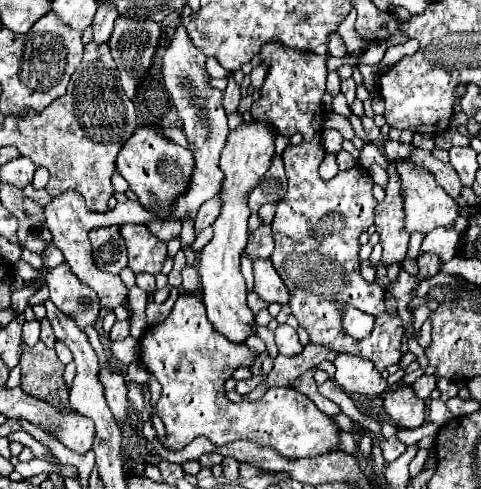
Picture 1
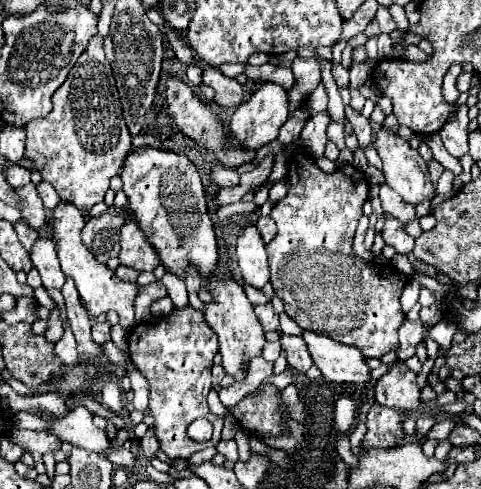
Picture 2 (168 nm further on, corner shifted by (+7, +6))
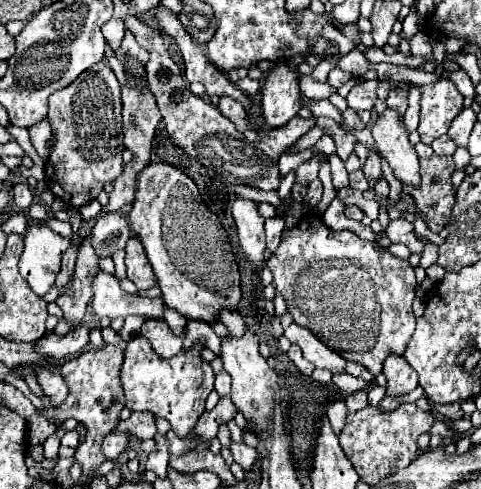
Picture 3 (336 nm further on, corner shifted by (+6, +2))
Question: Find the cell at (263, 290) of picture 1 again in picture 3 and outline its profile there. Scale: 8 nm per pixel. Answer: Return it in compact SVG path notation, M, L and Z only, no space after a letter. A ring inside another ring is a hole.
M237 197L233 203L233 219L237 223L239 243L247 259L259 267L263 267L263 251L265 251L265 237L263 237L263 223L265 217L259 213L257 203L249 199Z

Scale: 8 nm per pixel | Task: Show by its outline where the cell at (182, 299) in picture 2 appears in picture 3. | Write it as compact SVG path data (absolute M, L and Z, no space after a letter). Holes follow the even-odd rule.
M188 320L187 321L187 337L183 341L183 351L189 349L191 345L199 345L205 349L211 349L217 357L221 355L221 339L215 335L215 331L209 327L209 325L201 325L199 321Z

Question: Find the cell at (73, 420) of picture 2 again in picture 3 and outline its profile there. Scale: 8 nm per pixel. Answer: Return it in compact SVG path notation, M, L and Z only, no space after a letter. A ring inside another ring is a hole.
M109 433L109 437L105 437L105 441L101 443L101 449L107 459L115 461L127 449L127 443L129 443L127 433Z

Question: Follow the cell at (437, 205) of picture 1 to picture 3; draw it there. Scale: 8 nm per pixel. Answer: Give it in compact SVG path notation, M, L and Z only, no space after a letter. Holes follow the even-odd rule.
M387 107L385 113L373 123L371 133L381 155L389 161L395 177L405 185L419 185L419 157L409 143L409 131L403 117Z

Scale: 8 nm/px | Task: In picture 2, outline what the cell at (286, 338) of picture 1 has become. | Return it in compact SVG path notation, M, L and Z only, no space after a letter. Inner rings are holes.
M282 335L280 339L282 343L282 351L286 353L286 361L288 361L288 367L296 369L296 371L302 371L306 373L314 363L312 363L312 357L310 357L310 351L304 343L302 337L296 337L296 335Z

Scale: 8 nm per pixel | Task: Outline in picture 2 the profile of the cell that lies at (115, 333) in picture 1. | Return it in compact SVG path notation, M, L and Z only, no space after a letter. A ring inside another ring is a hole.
M108 321L94 323L92 325L92 337L96 337L96 341L100 341L100 345L110 341L110 323Z

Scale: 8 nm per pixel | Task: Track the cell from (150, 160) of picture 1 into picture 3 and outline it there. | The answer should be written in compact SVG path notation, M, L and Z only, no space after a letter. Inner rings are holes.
M149 163L147 169L141 171L141 177L137 177L137 197L129 213L129 225L147 251L157 283L161 287L165 307L175 309L185 319L195 319L203 323L217 321L221 311L225 309L237 311L241 301L241 281L227 233L218 217L205 207L203 199L199 197L197 185L183 171L167 163Z

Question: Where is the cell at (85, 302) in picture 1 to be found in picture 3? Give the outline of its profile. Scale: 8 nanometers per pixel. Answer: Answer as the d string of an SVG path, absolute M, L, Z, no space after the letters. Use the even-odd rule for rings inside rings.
M29 223L25 231L25 249L19 261L19 273L29 283L35 295L45 295L53 285L61 269L61 257L71 245L43 223Z

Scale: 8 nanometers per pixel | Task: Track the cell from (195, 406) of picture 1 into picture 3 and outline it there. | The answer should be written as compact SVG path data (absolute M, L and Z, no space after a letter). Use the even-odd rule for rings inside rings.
M137 335L125 347L125 359L121 365L121 387L125 391L125 407L131 411L151 411L155 417L163 417L171 423L179 437L187 437L193 425L205 411L205 399L213 391L213 369L199 359L201 347L179 353L171 359L161 359L153 353L151 343Z

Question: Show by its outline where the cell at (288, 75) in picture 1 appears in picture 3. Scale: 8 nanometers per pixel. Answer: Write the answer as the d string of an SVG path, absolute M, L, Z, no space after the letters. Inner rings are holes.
M311 217L303 221L299 227L283 233L283 241L277 253L273 253L273 257L269 259L267 267L273 271L275 289L285 297L287 309L293 315L295 323L305 327L305 313L297 309L297 289L293 289L293 285L297 285L297 277L301 277L305 269L313 269L317 261L337 261L337 257L341 257L341 261L357 261L361 269L369 269L369 277L373 277L373 285L377 285L377 305L381 305L381 329L377 329L377 341L373 349L357 357L357 363L361 363L367 371L371 371L377 377L383 369L385 357L389 353L403 353L405 349L403 343L409 343L415 331L415 315L413 315L411 303L415 299L417 281L415 281L415 271L411 263L407 259L399 259L391 255L389 251L375 249L373 243L359 239L351 231L339 231L339 233L331 231L329 227L323 225L319 217Z

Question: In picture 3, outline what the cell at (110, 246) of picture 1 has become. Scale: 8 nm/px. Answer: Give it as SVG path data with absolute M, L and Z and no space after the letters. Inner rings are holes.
M117 211L117 213L103 213L97 217L97 223L91 231L93 235L93 247L99 257L109 257L117 249L123 249L127 239L131 237L129 223L127 219Z

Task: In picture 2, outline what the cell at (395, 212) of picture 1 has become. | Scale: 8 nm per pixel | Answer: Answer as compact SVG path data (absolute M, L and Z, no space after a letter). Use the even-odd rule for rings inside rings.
M386 215L386 221L384 221L380 235L386 245L392 245L396 249L396 253L410 253L414 247L414 237L410 237L402 229L402 223L398 219L394 219L392 215Z

